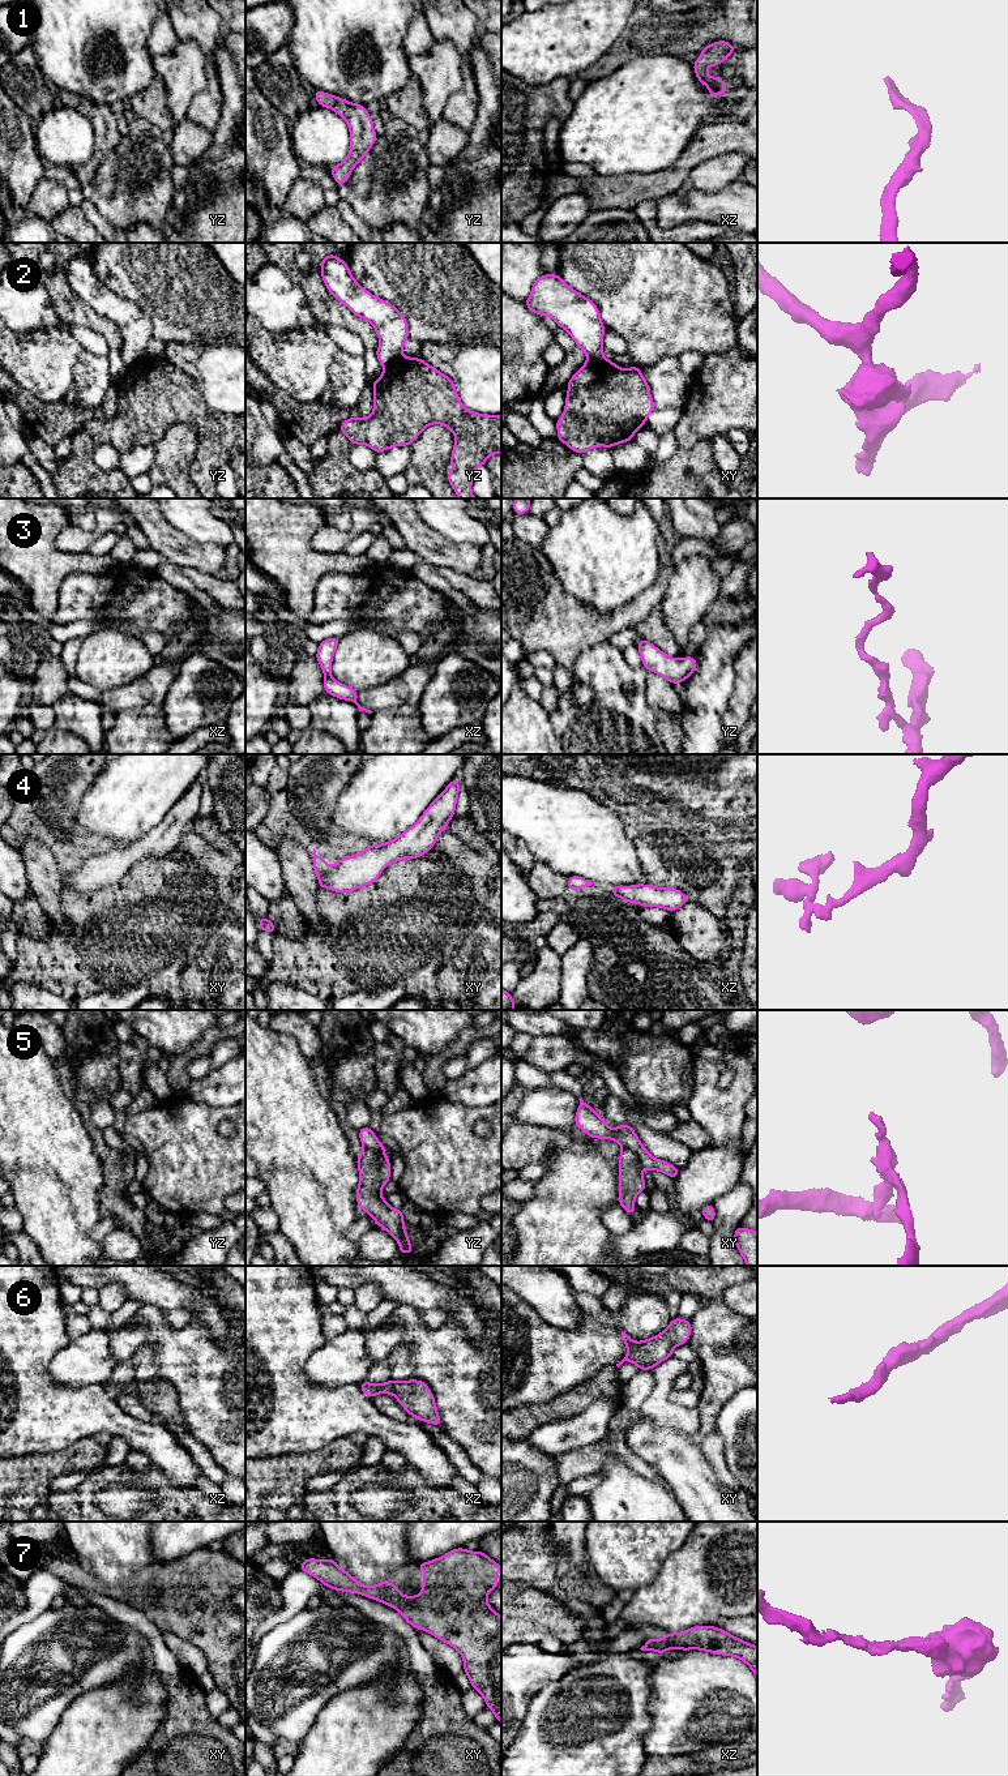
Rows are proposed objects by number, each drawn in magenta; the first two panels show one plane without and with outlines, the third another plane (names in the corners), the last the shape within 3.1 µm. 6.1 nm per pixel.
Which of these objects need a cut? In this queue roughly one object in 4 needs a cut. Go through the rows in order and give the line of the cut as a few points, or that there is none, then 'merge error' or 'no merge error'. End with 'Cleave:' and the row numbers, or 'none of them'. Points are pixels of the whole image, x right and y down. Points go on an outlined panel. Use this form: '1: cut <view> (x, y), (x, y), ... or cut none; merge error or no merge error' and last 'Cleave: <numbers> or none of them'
1: cut none; no merge error
2: cut yz (402, 355), (385, 367); merge error
3: cut none; no merge error
4: cut none; no merge error
5: cut xy (623, 1147), (632, 1151), (640, 1164); merge error
6: cut none; no merge error
7: cut none; no merge error
Cleave: 2, 5

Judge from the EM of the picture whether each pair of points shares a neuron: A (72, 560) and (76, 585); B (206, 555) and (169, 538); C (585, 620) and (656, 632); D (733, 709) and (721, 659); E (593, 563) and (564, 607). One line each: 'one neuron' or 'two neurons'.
A: two neurons
B: one neuron
C: two neurons
D: two neurons
E: two neurons

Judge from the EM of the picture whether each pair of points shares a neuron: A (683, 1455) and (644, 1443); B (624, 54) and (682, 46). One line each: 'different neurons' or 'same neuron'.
A: same neuron
B: same neuron

